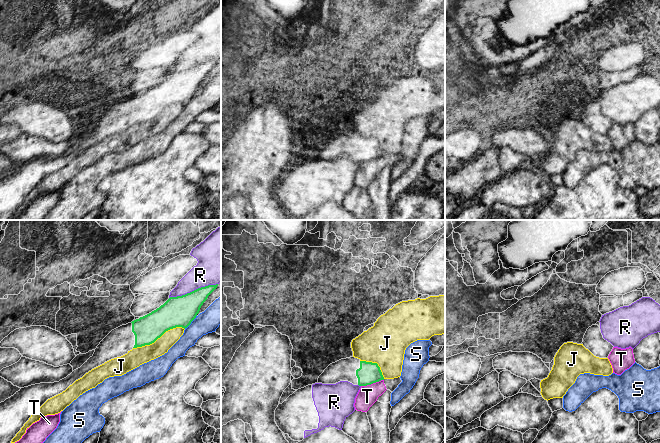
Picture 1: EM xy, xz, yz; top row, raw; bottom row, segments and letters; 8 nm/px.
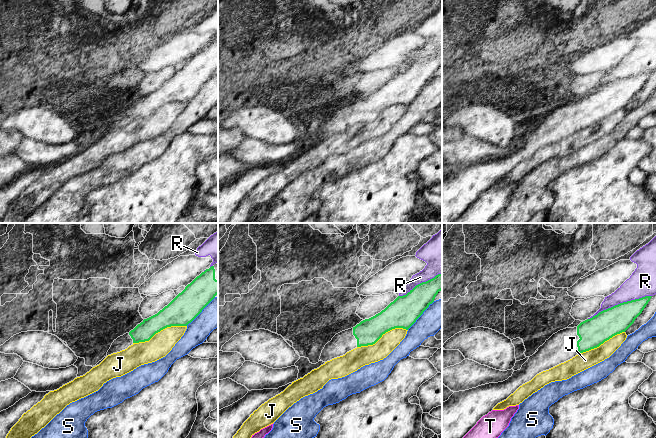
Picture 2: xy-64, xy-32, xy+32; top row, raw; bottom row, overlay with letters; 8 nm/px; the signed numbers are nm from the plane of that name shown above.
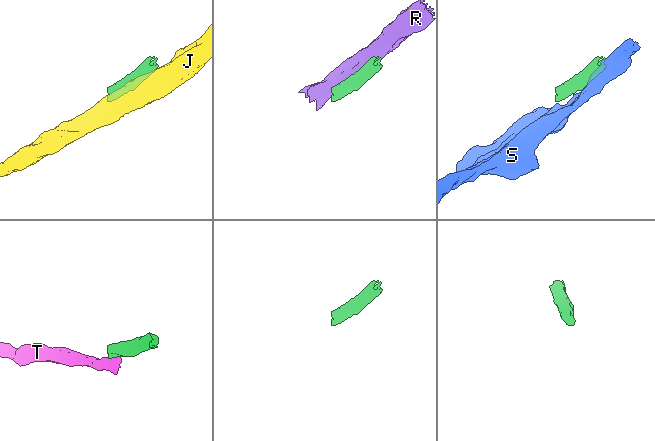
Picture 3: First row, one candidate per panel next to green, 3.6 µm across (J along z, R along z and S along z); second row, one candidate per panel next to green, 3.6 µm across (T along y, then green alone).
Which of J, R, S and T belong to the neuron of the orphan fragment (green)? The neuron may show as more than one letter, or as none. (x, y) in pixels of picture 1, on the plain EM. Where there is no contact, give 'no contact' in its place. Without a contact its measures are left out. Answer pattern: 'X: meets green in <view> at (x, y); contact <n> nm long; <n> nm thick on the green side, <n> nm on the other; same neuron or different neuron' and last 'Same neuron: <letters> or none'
J: meets green in xy at (158, 113); contact 440 nm long; 240 nm thick on the green side, 140 nm on the other; different neuron
R: meets green in xy at (194, 66); contact 420 nm long; 240 nm thick on the green side, 280 nm on the other; different neuron
S: meets green in xy at (191, 97); contact 150 nm long; 240 nm thick on the green side, 190 nm on the other; different neuron
T: meets green in xz at (372, 159); contact 190 nm long; 170 nm thick on the green side, 160 nm on the other; different neuron
Same neuron: none

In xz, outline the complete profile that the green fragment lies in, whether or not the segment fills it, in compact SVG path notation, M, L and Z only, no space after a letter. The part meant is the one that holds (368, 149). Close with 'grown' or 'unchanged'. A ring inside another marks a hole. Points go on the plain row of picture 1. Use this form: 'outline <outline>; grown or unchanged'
outline M350 133L330 140L319 152L318 159L336 160L348 157L353 161L367 162L384 156L377 139Z; grown

